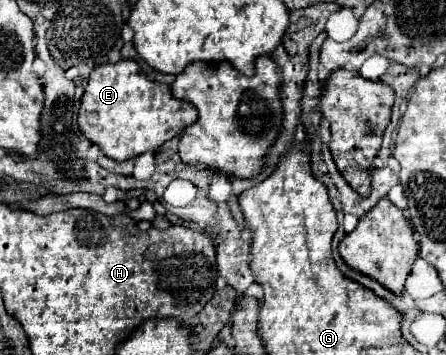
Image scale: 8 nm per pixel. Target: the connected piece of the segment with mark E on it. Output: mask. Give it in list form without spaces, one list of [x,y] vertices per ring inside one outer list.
[[[132,59],[97,66],[89,76],[79,108],[81,134],[97,144],[107,158],[117,162],[159,150],[167,140],[195,124],[195,118],[195,106],[187,106],[187,102],[177,100],[167,84],[149,80]]]

